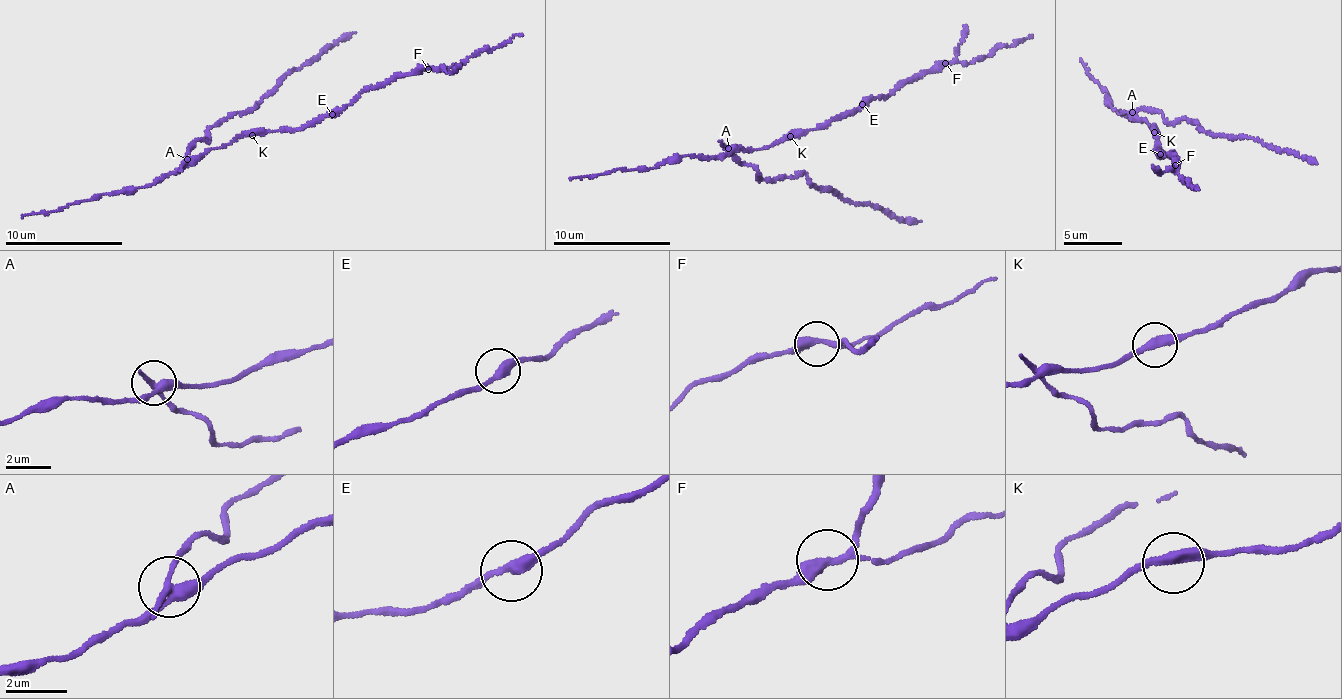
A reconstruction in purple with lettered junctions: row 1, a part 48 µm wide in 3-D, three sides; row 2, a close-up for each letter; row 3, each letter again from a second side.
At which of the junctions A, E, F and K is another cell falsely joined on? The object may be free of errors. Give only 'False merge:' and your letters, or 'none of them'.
False merge: A

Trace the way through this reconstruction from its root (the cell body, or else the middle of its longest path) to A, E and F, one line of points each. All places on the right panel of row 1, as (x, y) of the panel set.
A: (1154, 128), (1145, 118), (1142, 120), (1132, 112)
E: (1154, 128), (1161, 148), (1157, 149), (1163, 154), (1160, 154)
F: (1154, 128), (1159, 153), (1163, 158), (1173, 154), (1170, 154), (1179, 166), (1175, 165)

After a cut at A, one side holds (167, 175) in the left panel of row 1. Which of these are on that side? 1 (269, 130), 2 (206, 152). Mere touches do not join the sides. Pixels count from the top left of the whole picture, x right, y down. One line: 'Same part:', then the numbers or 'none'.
Same part: 1, 2

